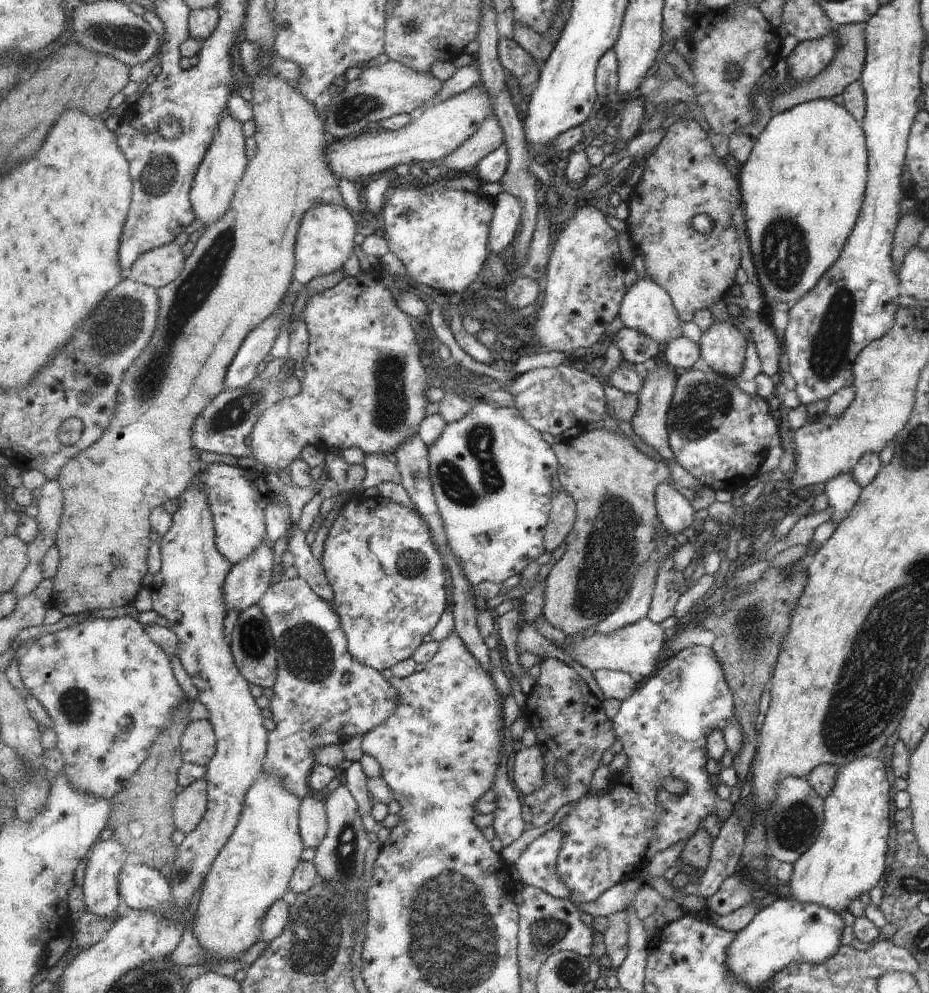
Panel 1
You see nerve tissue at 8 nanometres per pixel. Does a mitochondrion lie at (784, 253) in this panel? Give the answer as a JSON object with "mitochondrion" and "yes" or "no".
{"mitochondrion":"yes"}

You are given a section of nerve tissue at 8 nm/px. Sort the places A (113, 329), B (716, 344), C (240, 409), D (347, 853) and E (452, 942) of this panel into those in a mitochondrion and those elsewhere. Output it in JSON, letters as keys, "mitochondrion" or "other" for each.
{"A":"mitochondrion","B":"other","C":"mitochondrion","D":"mitochondrion","E":"mitochondrion"}

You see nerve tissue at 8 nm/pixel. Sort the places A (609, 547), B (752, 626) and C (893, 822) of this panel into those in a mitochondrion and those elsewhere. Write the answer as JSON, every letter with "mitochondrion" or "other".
{"A":"mitochondrion","B":"mitochondrion","C":"other"}

